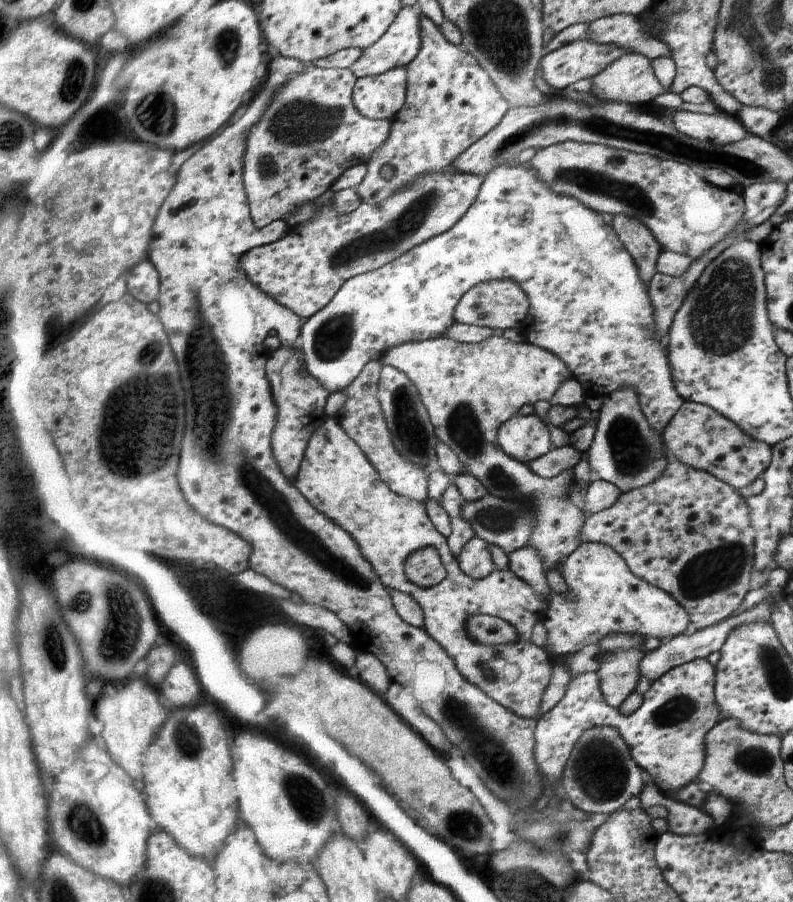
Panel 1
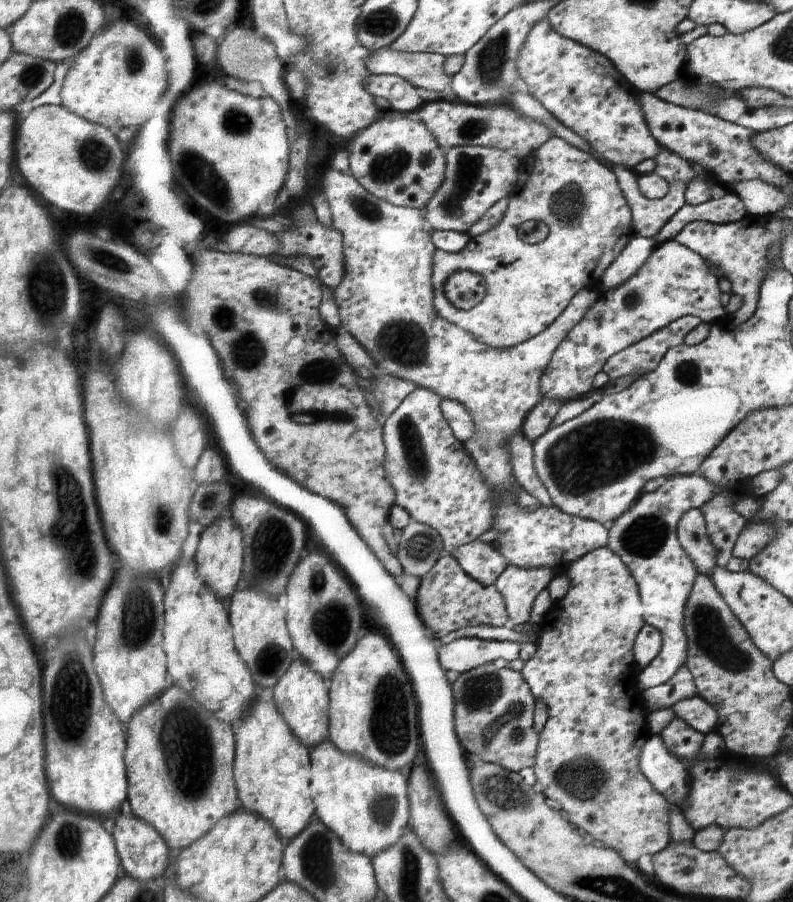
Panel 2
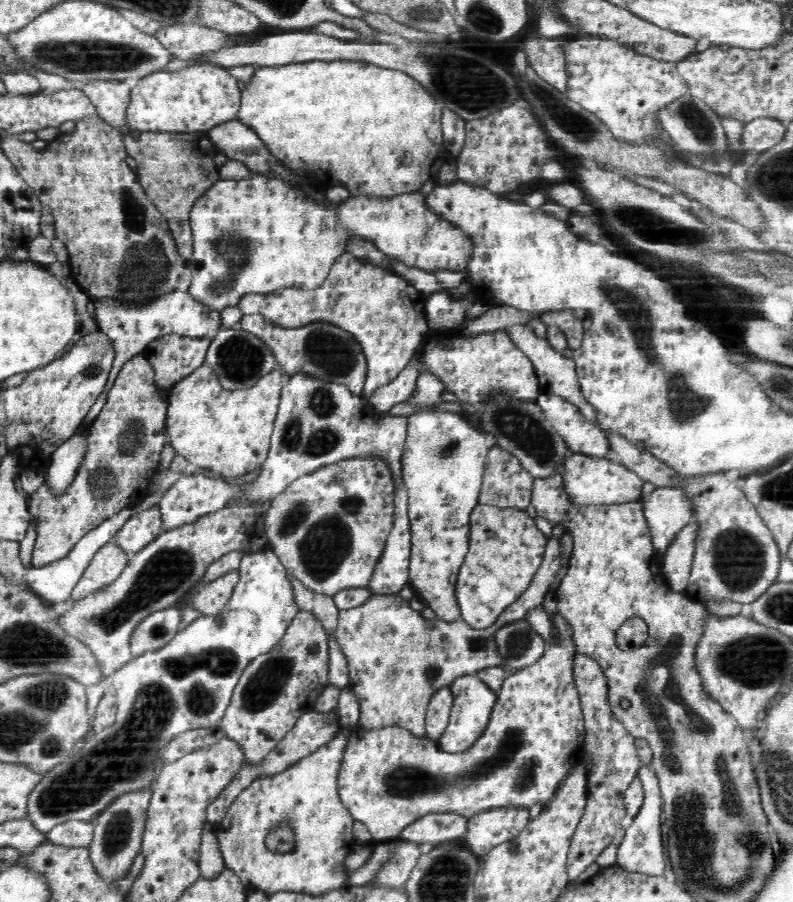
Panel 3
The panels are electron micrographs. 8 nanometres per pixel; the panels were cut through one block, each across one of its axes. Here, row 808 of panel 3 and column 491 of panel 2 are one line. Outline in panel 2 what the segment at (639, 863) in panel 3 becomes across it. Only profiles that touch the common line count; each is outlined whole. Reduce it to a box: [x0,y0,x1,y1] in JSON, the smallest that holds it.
[438,638,519,674]

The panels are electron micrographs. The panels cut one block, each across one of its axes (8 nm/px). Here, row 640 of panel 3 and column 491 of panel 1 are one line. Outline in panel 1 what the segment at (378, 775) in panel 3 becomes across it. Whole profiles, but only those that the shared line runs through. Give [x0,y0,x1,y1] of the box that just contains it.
[457,537,496,579]

